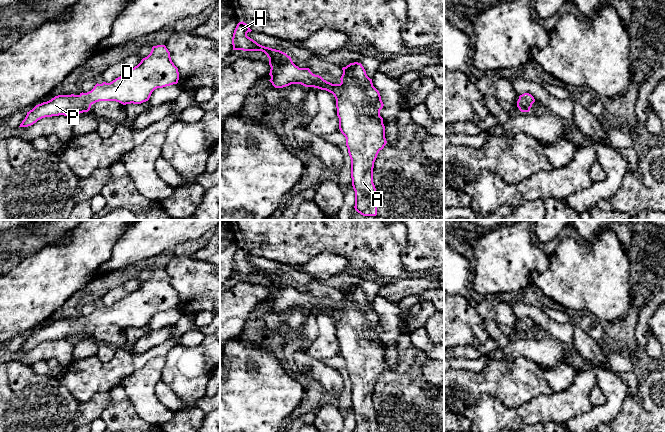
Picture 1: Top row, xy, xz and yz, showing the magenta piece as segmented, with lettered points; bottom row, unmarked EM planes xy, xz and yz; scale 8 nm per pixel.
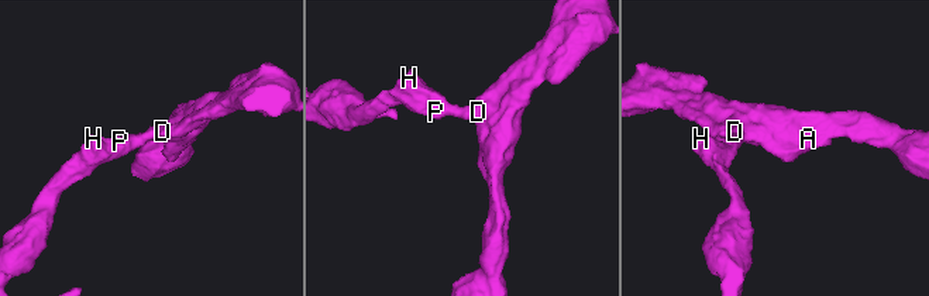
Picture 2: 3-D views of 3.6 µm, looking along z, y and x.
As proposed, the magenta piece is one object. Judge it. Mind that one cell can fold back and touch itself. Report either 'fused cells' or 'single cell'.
single cell

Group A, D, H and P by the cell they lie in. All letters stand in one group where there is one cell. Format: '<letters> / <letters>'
A D H P

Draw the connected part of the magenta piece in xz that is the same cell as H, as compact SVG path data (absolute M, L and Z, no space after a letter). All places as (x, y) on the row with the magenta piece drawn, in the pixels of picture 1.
M239 22L232 37L233 50L262 51L269 58L271 67L269 80L275 88L283 88L291 84L301 84L305 87L314 87L332 93L336 99L337 116L339 118L339 129L346 138L346 146L351 159L352 186L355 191L355 210L363 216L376 216L378 200L376 188L373 183L374 162L380 150L384 148L387 141L385 138L385 126L380 110L384 104L379 91L373 86L361 63L350 63L343 67L340 84L332 84L321 76L313 74L309 68L299 68L291 57L286 53L262 46L247 36L252 30L249 26Z

